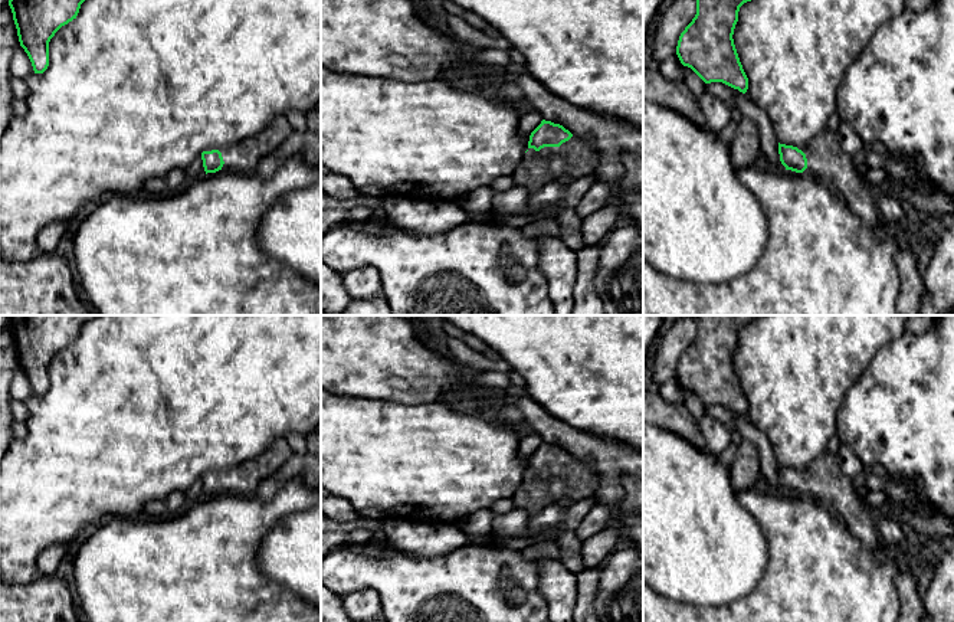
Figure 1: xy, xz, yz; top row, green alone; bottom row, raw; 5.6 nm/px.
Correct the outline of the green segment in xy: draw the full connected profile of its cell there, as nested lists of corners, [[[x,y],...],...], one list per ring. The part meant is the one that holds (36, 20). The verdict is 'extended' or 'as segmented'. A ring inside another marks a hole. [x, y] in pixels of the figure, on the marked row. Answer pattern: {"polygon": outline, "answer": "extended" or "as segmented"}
{"polygon": [[[9,0],[20,46],[35,73],[49,66],[49,42],[55,33],[76,19],[85,0]]], "answer": "as segmented"}

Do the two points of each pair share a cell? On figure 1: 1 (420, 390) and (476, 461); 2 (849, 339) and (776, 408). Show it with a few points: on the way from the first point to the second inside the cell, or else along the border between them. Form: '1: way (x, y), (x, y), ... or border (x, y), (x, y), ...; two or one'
1: border (443, 400), (394, 402); two
2: way (830, 356), (794, 389); one

